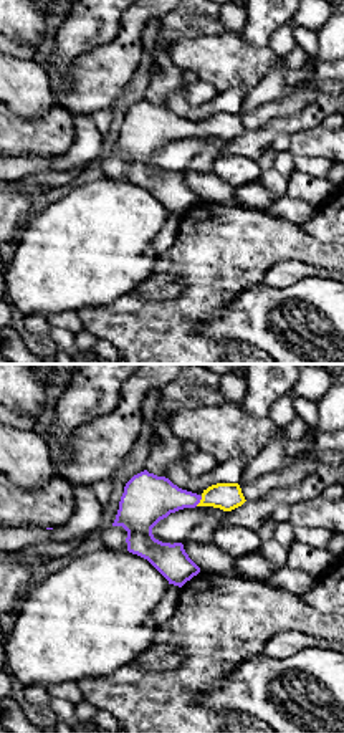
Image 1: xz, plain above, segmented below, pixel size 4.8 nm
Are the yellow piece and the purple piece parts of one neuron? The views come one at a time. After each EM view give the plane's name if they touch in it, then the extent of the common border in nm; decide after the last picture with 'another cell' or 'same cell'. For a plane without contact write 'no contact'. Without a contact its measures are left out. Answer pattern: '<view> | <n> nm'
xz | 60 nm

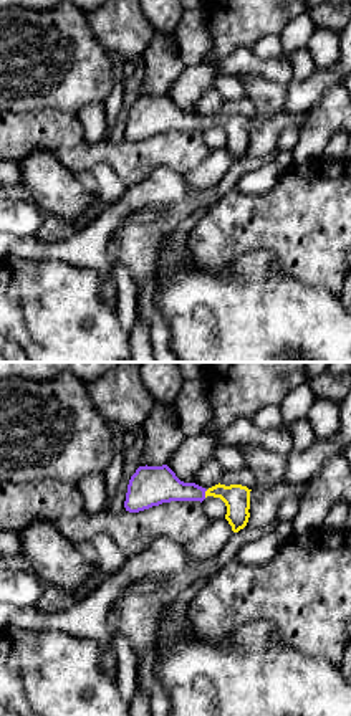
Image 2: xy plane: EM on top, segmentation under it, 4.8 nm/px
xy | 40 nm

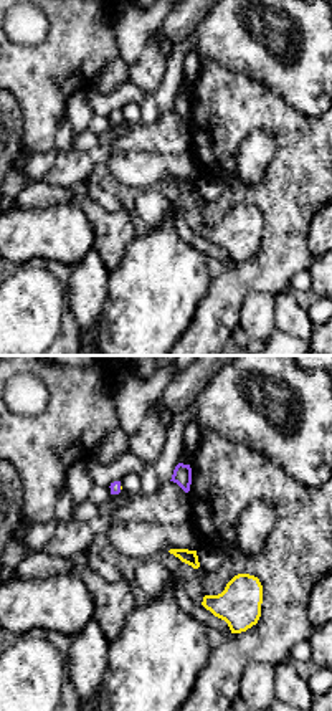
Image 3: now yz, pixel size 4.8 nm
no contact

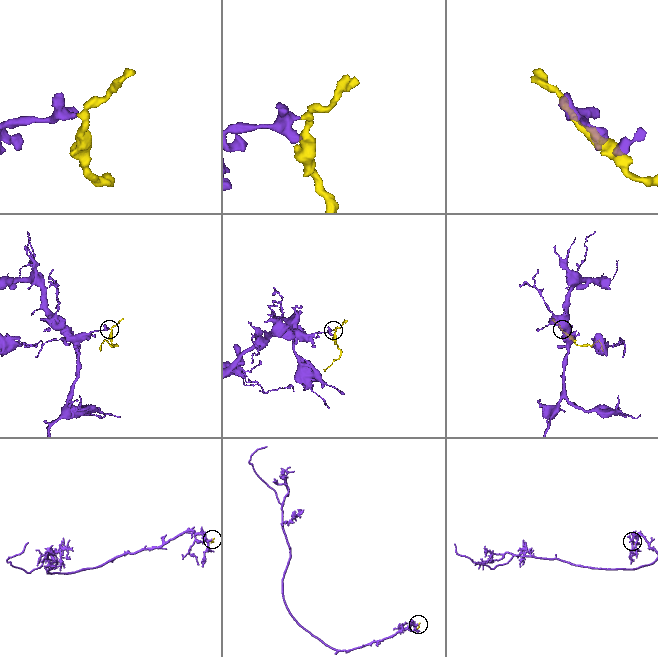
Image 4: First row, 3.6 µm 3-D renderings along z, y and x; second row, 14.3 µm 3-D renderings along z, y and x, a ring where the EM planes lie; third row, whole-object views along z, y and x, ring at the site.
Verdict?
same cell

